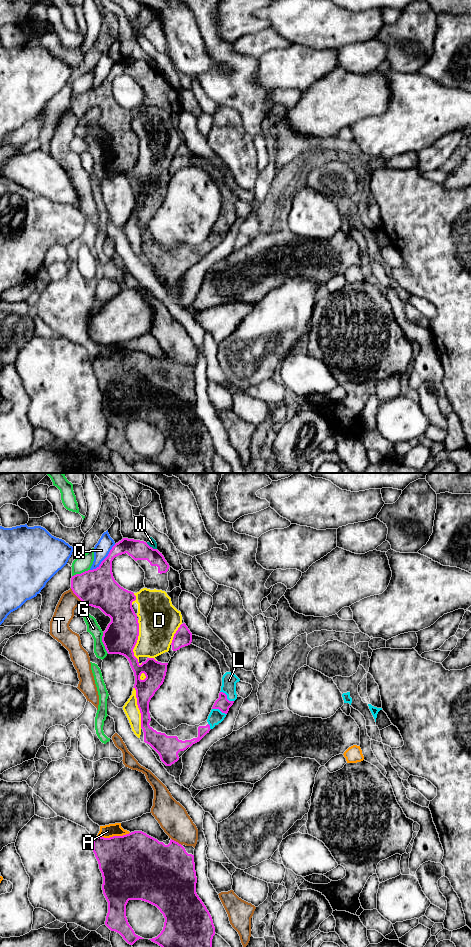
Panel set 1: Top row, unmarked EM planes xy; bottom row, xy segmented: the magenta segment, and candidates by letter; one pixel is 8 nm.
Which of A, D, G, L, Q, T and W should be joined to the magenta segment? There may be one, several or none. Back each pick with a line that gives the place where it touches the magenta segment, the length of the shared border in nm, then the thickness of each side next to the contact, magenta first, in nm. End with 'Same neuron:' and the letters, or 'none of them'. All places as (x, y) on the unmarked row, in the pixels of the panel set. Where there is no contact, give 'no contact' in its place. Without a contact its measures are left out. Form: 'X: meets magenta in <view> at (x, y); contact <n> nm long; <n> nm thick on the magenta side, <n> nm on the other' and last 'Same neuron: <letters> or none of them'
L: meets magenta in xy at (226, 217); contact 140 nm long; 110 nm thick on the magenta side, 120 nm on the other
Same neuron: L

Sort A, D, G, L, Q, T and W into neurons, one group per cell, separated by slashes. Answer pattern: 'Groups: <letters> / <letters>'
Groups: A / D / G / L / Q / T / W

